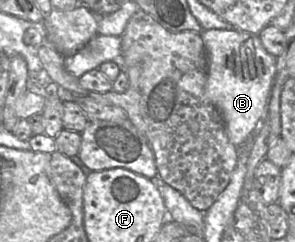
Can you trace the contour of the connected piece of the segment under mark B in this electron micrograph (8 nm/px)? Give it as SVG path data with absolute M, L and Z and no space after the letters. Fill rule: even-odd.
M237 29L201 32L208 62L206 94L219 110L230 142L245 144L259 128L277 71L277 57L264 48L259 35Z

